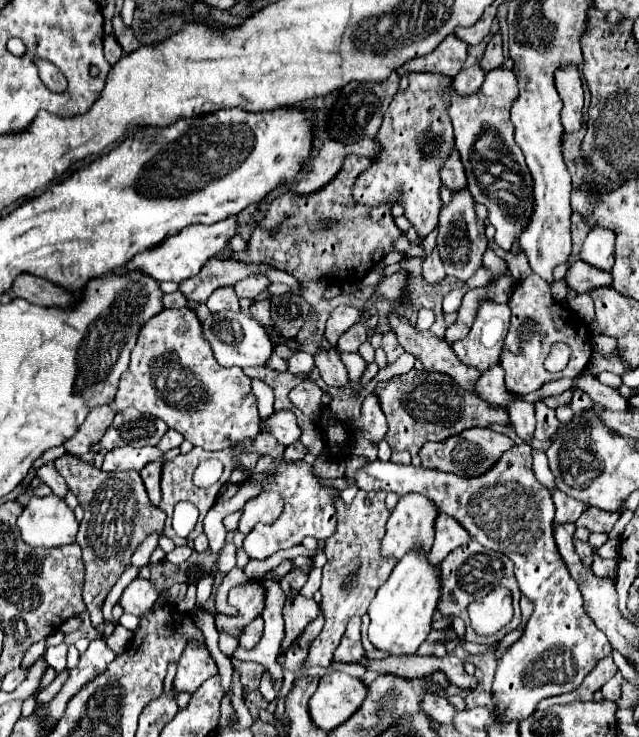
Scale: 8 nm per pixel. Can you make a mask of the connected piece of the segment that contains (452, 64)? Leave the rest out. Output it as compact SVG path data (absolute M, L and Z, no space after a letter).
M455 35L445 37L441 45L429 53L429 57L417 57L413 61L407 61L397 69L397 75L409 75L409 73L427 73L427 71L439 71L449 77L455 77L467 59L467 43L457 39Z

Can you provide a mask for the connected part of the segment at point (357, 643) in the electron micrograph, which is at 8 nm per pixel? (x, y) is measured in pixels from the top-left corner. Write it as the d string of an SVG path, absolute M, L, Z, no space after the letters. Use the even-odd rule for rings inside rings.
M353 615L347 623L347 631L335 651L335 659L337 661L345 661L345 663L353 663L353 661L361 661L363 659L363 647L361 647L361 639L359 639L359 627L361 627L361 617Z

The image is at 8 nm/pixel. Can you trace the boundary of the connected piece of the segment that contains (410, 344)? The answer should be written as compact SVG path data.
M387 313L387 321L393 333L397 335L399 345L415 359L419 359L425 371L441 371L449 375L453 381L457 381L461 387L465 387L467 391L475 393L473 385L481 373L457 361L451 345L447 345L445 339L439 339L431 331L417 331L415 325L411 325L399 313Z

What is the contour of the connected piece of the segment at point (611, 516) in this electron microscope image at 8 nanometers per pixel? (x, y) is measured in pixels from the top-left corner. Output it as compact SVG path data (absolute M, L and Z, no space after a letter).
M589 507L579 519L575 525L583 525L585 529L589 531L611 531L613 525L617 523L621 511L615 511L615 513L607 513L607 511L601 511L601 509L595 509L595 507Z

